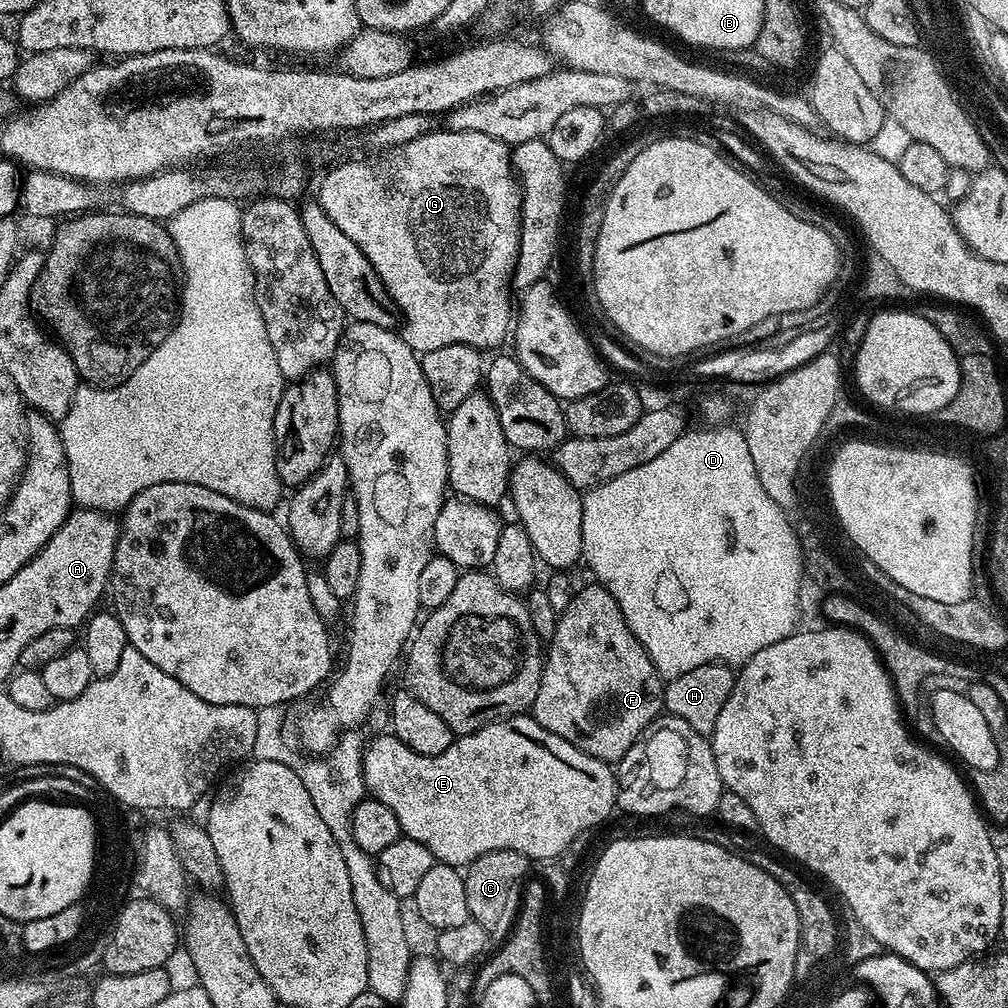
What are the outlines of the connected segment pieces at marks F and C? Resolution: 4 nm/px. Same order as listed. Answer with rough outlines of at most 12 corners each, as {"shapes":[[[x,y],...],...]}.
{"shapes":[[[589,582],[547,641],[532,719],[619,762],[664,686]],[[490,850],[463,873],[466,906],[490,938],[520,915],[530,861]]]}

